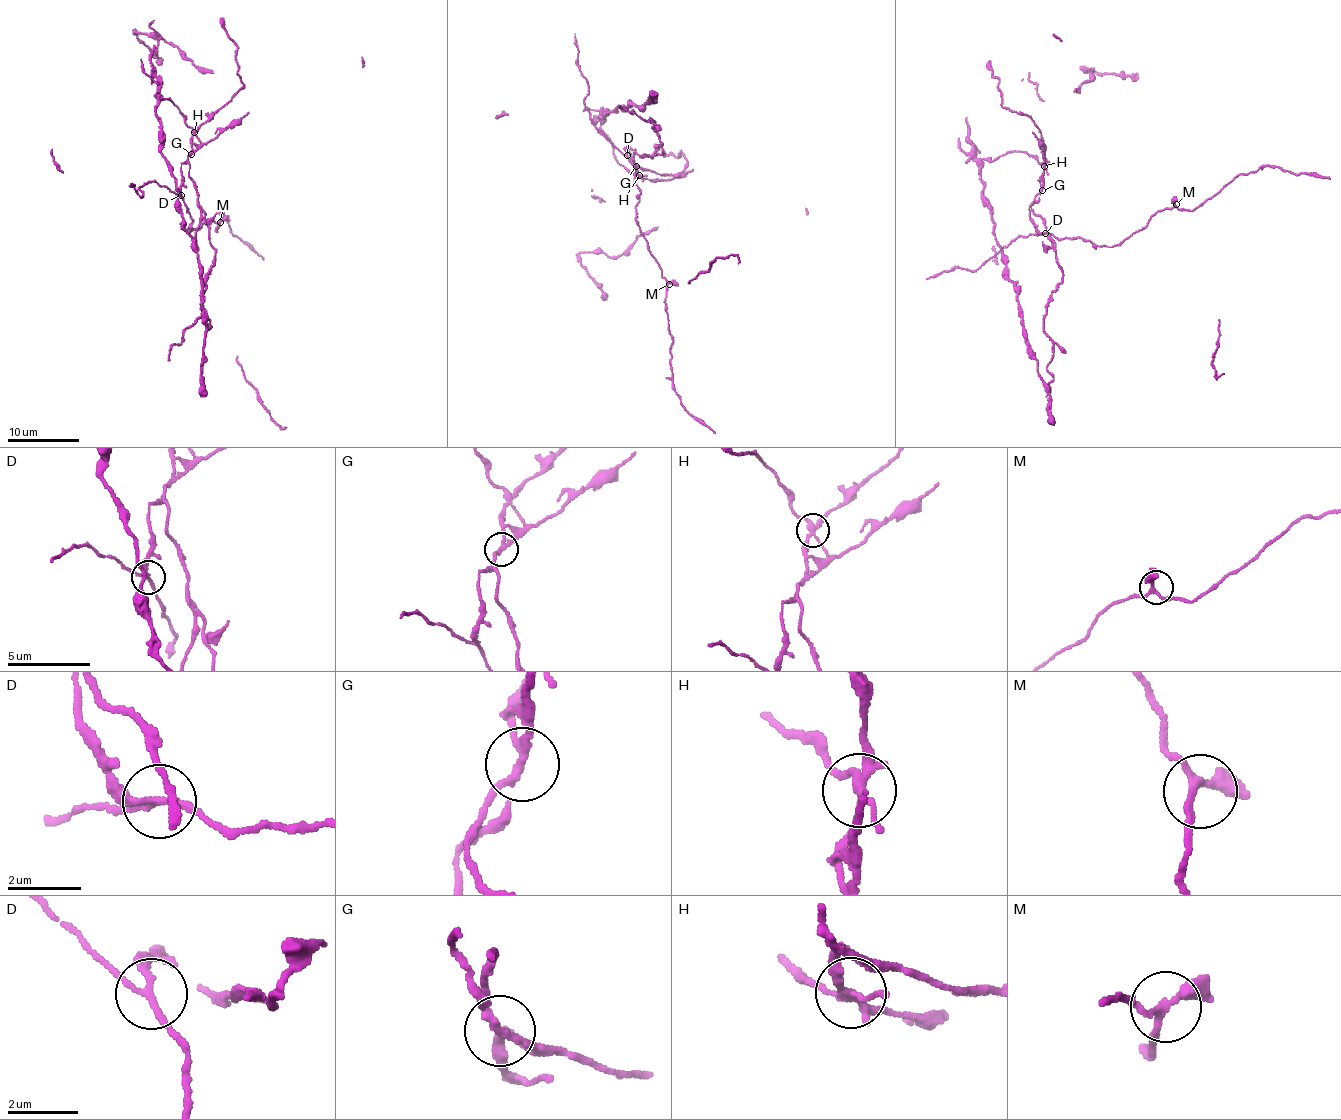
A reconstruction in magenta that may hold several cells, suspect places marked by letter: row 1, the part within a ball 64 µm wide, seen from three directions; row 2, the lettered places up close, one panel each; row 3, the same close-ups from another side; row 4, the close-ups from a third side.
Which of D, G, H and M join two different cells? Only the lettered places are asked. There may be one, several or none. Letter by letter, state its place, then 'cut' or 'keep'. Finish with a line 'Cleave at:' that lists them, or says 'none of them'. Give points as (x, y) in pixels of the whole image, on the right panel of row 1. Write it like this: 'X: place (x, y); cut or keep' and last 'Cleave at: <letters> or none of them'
D: place (1045, 233); keep
G: place (1042, 190); cut
H: place (1044, 166); cut
M: place (1176, 204); keep
Cleave at: G, H

